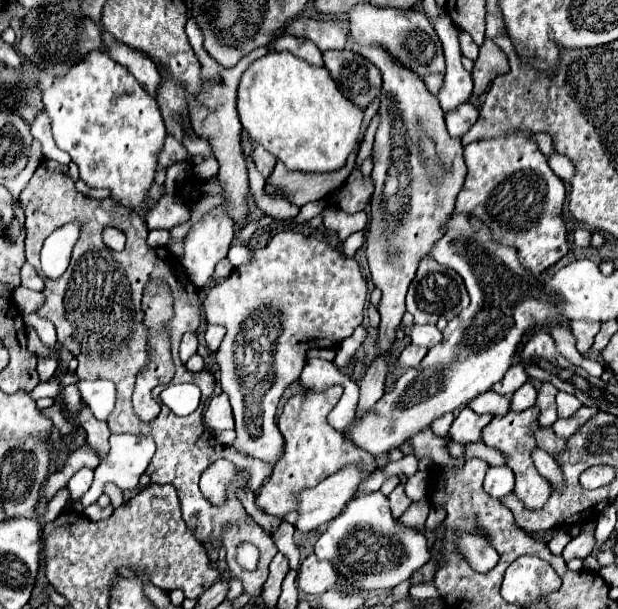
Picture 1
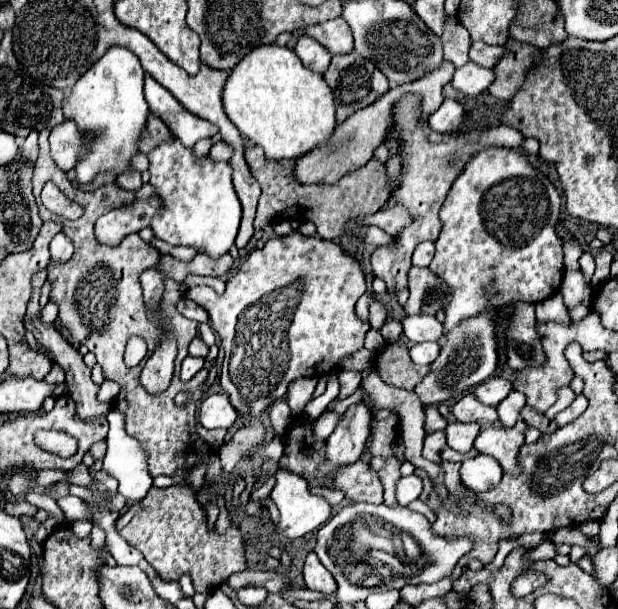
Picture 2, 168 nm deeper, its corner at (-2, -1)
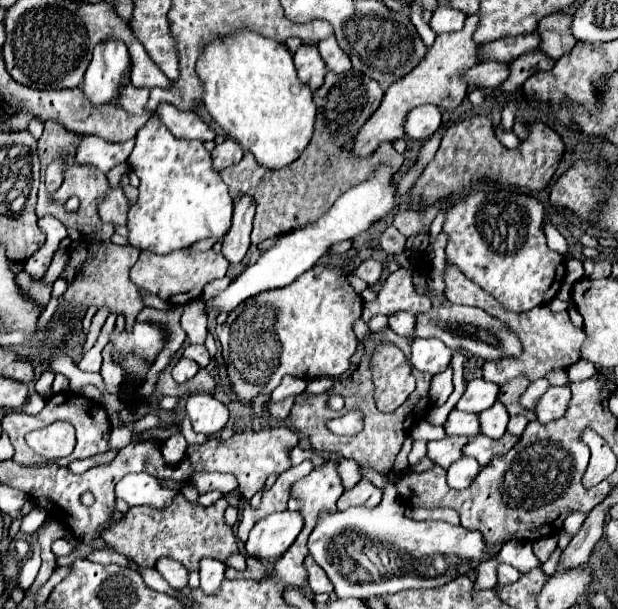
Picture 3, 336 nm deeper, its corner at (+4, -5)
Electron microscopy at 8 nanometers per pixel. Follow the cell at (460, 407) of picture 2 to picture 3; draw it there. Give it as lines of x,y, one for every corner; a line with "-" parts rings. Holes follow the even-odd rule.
452,410
444,424
448,436
474,436
480,432
480,420
476,414
468,414
462,410

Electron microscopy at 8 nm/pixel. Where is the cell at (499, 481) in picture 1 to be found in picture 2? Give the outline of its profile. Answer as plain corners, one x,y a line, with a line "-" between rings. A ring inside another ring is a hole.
486,454
466,458
460,468
460,480
476,492
486,492
494,488
502,478
502,468
498,462

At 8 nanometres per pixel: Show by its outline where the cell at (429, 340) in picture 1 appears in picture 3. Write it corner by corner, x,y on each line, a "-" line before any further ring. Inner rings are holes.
396,312
388,320
390,320
388,326
396,334
400,334
404,338
416,338
416,334
414,334
416,332
416,314
412,314
412,312

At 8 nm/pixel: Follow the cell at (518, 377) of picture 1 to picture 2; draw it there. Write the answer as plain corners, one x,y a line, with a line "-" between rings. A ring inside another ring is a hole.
490,378
482,382
482,386
474,388
474,396
482,404
490,404
490,406
498,406
510,392
512,392
512,382
504,378

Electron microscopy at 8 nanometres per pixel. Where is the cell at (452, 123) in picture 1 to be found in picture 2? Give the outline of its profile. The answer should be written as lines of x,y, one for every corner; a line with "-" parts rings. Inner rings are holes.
444,100
442,106
430,114
428,118
428,126
434,130
434,132
456,132
462,124
462,118
464,118
464,108
456,102
456,100

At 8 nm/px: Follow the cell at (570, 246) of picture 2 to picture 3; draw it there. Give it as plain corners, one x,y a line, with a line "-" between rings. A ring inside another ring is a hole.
550,222
544,226
544,234
546,234
546,240
548,240
548,248
550,248
550,250
562,254
564,258
572,258
572,254
570,254
570,250
568,250
566,238
564,238

